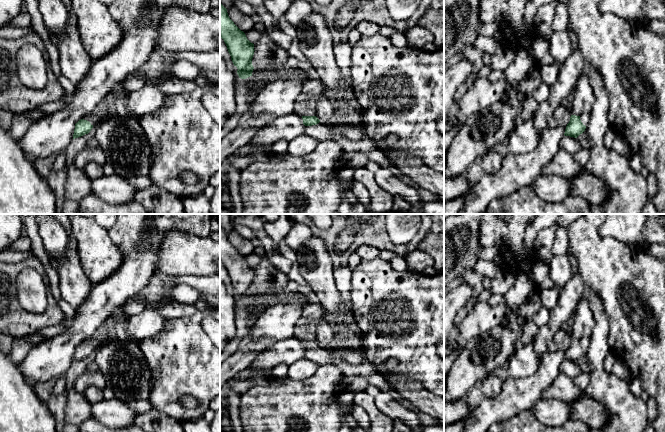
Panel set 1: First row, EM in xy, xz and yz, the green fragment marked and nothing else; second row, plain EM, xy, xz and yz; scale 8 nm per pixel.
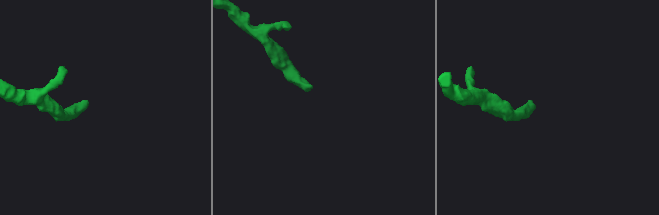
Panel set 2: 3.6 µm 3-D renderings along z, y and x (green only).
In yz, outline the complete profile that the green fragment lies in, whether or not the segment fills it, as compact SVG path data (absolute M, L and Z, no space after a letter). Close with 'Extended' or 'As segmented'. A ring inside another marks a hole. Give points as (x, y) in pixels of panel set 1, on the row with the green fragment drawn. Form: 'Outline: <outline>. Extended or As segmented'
Outline: M583 113L581 116L571 115L570 121L565 129L565 136L577 138L582 134L590 120L590 113Z. Extended

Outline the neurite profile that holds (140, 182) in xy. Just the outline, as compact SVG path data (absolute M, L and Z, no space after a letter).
M127 176L127 181L137 189L144 189L154 186L150 177L148 176Z

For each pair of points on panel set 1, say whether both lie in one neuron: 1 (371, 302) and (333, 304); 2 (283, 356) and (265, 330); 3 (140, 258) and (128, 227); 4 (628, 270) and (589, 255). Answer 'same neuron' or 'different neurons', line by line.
1: different neurons
2: different neurons
3: same neuron
4: same neuron

